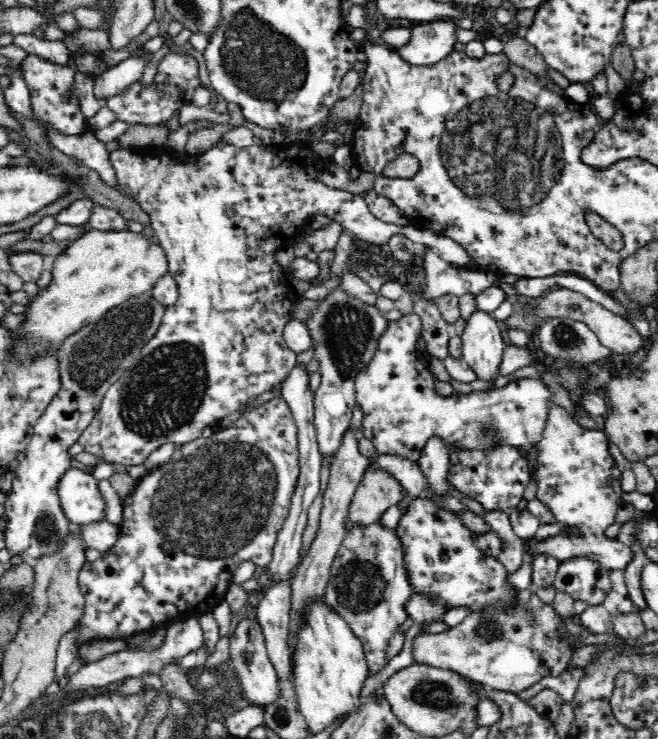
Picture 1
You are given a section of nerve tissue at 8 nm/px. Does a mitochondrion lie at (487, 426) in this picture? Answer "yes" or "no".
yes

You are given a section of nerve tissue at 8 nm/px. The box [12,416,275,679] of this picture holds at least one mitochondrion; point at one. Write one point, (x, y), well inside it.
(46, 530)

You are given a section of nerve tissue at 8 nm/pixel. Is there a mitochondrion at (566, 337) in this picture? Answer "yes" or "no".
yes

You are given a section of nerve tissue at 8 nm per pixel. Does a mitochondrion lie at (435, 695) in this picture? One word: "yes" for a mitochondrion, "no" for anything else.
yes

